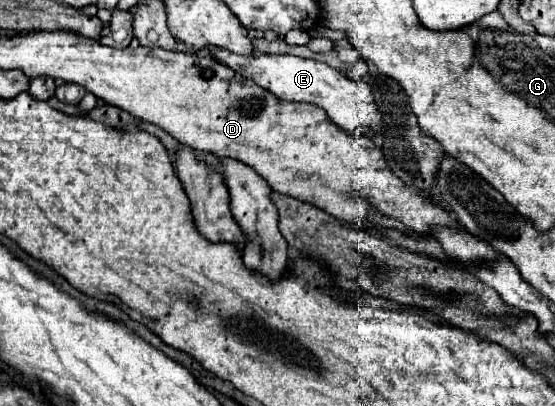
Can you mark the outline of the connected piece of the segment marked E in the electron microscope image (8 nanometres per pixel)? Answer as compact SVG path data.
M207 47L205 49L211 57L215 57L219 63L231 67L235 73L253 79L263 89L271 91L273 95L285 99L285 101L305 101L321 107L329 119L345 129L351 135L375 135L383 131L383 117L373 101L371 87L365 81L349 79L347 75L341 75L337 69L329 67L327 63L315 61L315 59L301 59L295 55L237 55L223 47Z

